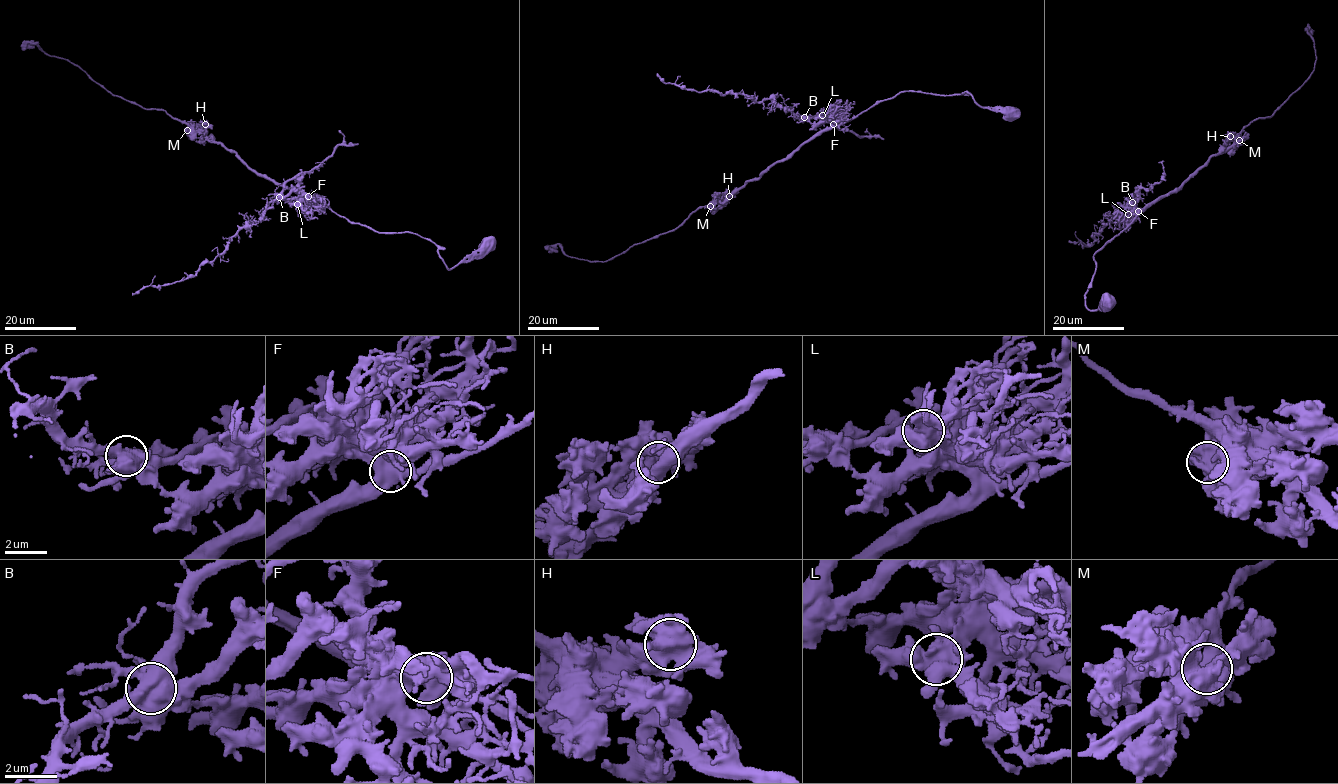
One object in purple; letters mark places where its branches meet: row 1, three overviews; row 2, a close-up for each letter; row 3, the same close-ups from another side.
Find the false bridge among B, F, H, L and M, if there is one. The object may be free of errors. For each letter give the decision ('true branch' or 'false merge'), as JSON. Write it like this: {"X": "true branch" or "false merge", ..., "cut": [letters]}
{"B": "false merge", "F": "true branch", "H": "true branch", "L": "true branch", "M": "true branch", "cut": ["B"]}

